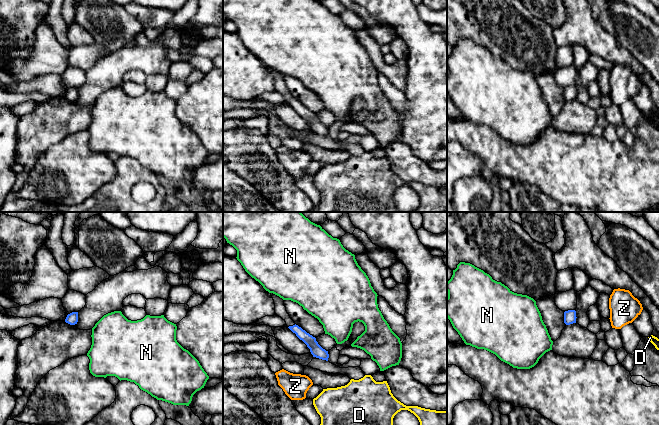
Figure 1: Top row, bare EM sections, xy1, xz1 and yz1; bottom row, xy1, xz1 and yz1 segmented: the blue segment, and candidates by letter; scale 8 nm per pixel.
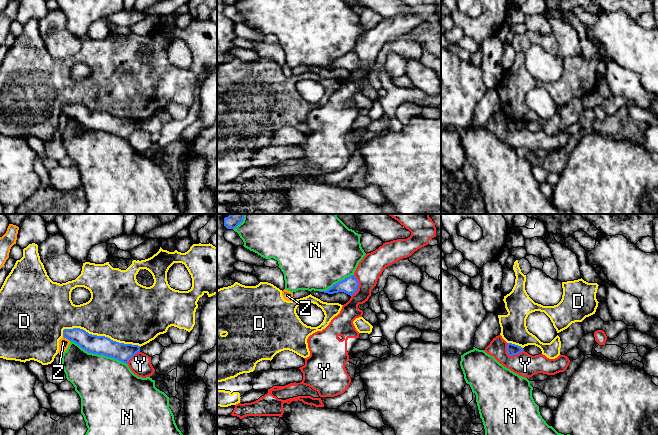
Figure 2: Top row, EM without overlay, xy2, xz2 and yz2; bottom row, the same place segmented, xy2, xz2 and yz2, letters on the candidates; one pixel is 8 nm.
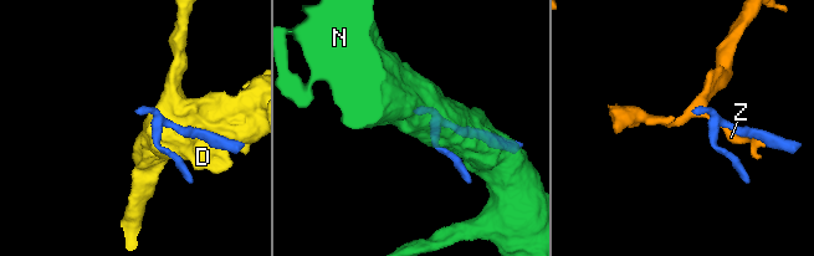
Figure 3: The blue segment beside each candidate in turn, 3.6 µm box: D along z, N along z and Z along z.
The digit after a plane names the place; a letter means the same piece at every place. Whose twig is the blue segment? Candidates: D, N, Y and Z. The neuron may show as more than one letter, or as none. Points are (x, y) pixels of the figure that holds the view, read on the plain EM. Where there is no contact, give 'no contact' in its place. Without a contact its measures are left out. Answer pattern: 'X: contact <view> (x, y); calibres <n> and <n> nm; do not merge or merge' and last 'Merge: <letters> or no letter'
D: contact xy2 (101, 112); calibres 160 and 460 nm; do not merge
N: contact xy2 (98, 130); calibres 160 and 440 nm; do not merge
Y: contact yz2 (510, 131); calibres 90 and 190 nm; do not merge
Z: contact xy2 (66, 114); calibres 150 and 80 nm; do not merge
Merge: no letter

